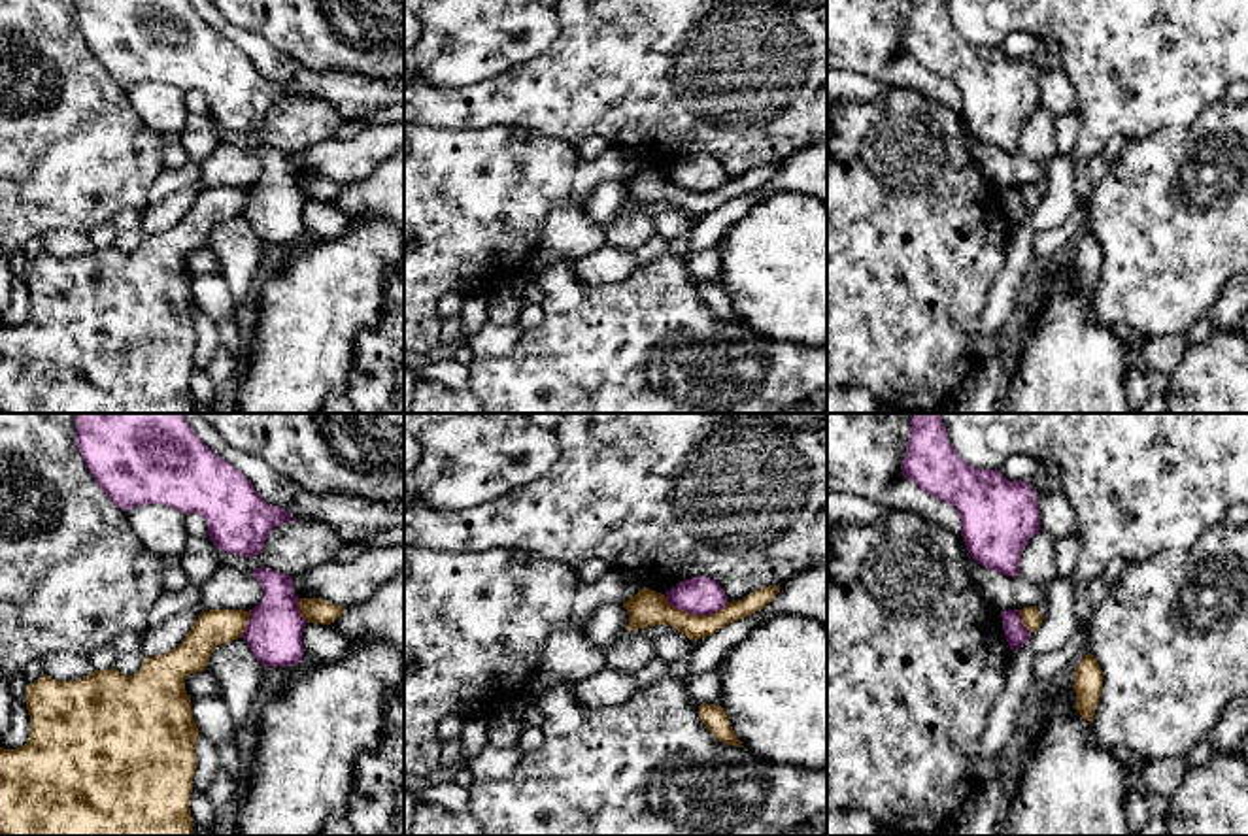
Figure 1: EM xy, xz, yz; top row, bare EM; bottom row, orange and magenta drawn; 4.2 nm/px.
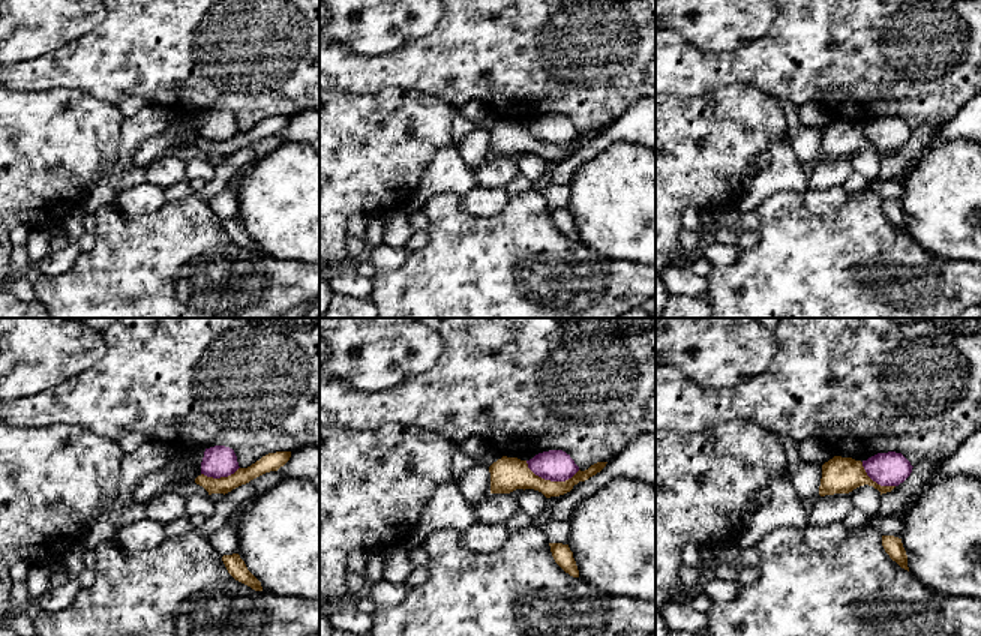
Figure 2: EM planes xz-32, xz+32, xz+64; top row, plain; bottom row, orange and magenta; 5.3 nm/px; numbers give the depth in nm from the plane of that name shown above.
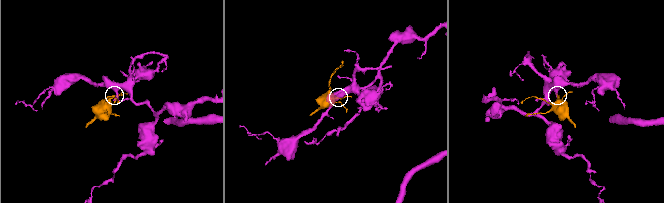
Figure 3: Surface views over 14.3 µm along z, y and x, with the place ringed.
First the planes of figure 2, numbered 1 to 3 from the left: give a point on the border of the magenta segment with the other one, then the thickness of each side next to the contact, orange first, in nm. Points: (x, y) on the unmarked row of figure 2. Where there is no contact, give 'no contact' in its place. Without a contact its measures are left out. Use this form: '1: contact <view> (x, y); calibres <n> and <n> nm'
1: contact xz-32 (221, 141); calibres 90 and 170 nm
2: contact xz+32 (549, 144); calibres 190 and 170 nm
3: contact xz+64 (875, 146); calibres 190 and 180 nm

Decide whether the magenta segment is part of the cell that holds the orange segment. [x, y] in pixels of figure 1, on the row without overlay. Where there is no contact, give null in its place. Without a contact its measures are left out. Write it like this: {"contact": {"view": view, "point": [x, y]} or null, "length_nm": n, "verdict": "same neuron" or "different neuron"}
{"contact": {"view": "xz", "point": [695, 193]}, "length_nm": 280, "verdict": "different neuron"}

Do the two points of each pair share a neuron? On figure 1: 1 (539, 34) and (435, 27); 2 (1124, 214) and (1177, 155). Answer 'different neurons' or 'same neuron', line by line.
1: same neuron
2: same neuron

